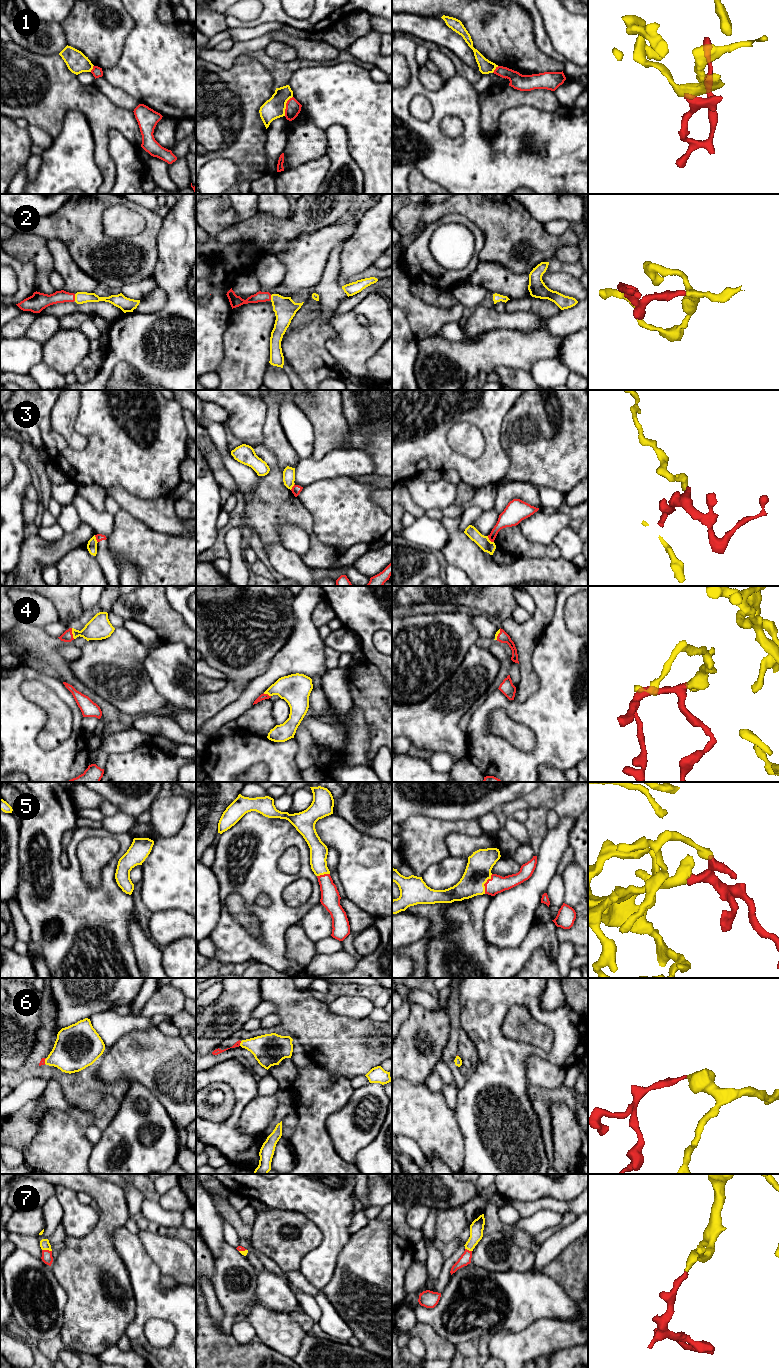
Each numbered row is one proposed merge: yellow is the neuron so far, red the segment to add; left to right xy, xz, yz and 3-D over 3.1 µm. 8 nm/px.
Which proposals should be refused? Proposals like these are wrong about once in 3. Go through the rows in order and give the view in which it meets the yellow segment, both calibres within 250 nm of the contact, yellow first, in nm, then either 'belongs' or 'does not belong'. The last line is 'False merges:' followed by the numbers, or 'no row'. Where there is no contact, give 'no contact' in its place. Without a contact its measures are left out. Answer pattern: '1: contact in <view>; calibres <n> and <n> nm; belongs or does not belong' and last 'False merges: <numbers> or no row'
1: contact in xz; calibres 170 and 120 nm; does not belong
2: contact in xy; calibres 100 and 110 nm; belongs
3: contact in yz; calibres 100 and 150 nm; does not belong
4: contact in xy; calibres 190 and 90 nm; belongs
5: contact in yz; calibres 200 and 140 nm; belongs
6: contact in xz; calibres 260 and 50 nm; belongs
7: contact in xy; calibres 80 and 90 nm; belongs
False merges: 1, 3

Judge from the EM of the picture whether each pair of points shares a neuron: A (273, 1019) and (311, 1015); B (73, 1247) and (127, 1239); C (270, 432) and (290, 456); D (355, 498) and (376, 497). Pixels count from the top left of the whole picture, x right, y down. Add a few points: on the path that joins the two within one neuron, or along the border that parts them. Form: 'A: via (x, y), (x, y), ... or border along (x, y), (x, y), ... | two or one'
A: border along (274, 1013), (279, 1017), (280, 1023) | two
B: border along (121, 1226), (114, 1233), (113, 1245), (124, 1262) | two
C: via (274, 438), (284, 450) | one
D: border along (380, 487), (370, 493), (370, 498), (381, 507) | two

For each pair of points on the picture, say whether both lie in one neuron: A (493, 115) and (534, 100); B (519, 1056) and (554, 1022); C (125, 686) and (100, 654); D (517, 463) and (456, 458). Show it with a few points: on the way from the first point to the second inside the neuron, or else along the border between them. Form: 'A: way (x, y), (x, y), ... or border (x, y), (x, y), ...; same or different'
A: way (502, 105), (508, 99), (524, 99); same
B: way (535, 1051), (549, 1055), (558, 1046), (558, 1038); same
C: way (120, 678), (104, 662); same
D: border (500, 440), (508, 457), (508, 469), (498, 482); different

